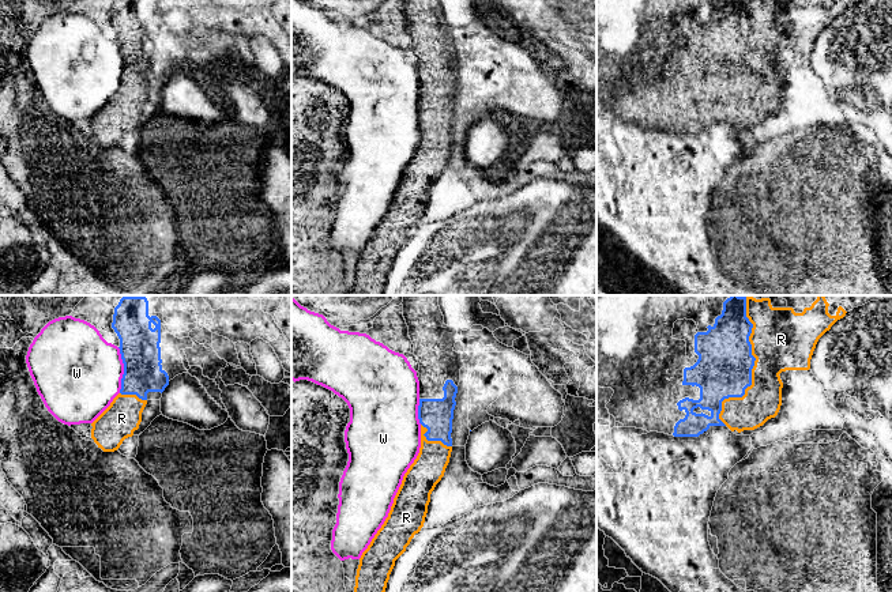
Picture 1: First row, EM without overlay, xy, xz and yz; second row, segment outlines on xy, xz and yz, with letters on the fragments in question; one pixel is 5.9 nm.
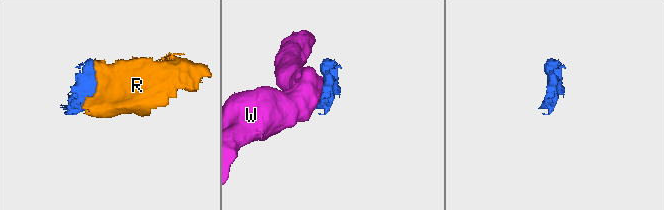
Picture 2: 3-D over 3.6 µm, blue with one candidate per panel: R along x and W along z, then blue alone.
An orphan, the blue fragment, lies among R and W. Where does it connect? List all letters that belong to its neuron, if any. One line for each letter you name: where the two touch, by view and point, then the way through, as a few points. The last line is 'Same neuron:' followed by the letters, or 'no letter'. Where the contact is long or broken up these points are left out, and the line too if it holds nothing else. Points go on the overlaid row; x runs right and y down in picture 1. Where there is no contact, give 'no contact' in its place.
R: meets blue in yz at (752, 368)
Same neuron: R

